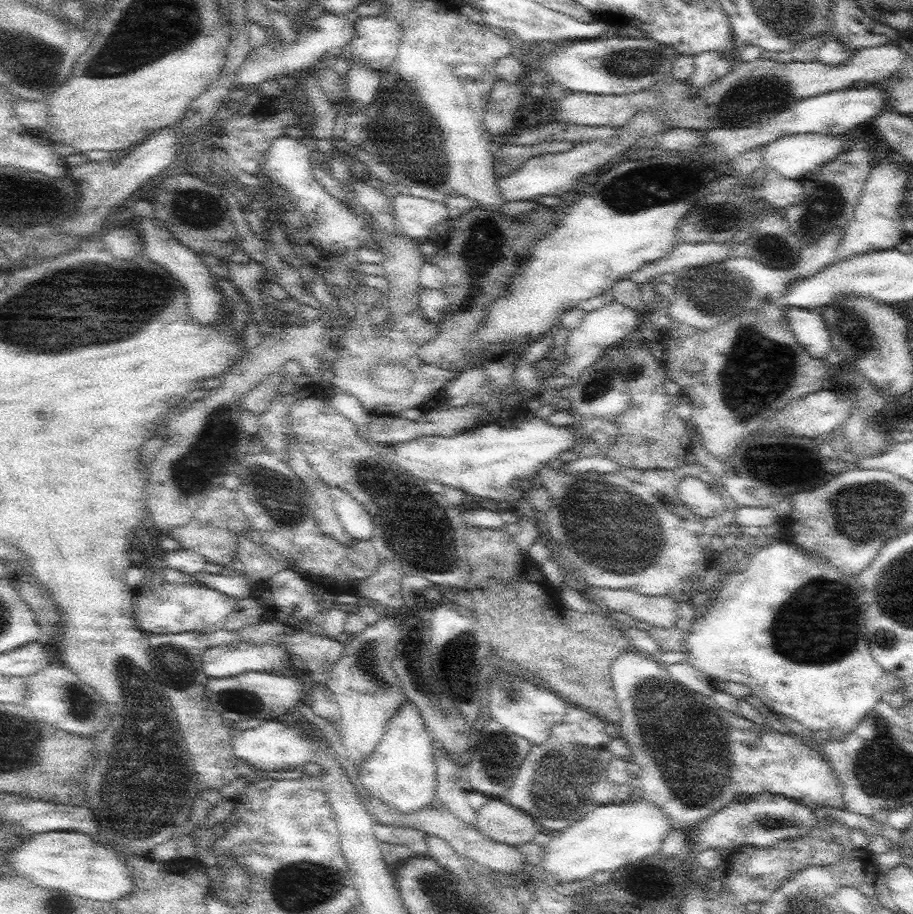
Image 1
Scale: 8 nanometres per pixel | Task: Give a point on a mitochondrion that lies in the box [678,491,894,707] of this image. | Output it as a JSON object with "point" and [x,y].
{"point":[811,628]}

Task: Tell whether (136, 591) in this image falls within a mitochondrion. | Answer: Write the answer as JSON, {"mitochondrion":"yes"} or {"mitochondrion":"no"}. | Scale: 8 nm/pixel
{"mitochondrion":"no"}

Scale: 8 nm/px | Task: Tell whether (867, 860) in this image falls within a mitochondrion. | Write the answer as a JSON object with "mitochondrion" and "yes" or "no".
{"mitochondrion":"no"}

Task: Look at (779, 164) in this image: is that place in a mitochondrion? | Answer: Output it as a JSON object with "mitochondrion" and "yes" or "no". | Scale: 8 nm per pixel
{"mitochondrion":"no"}

